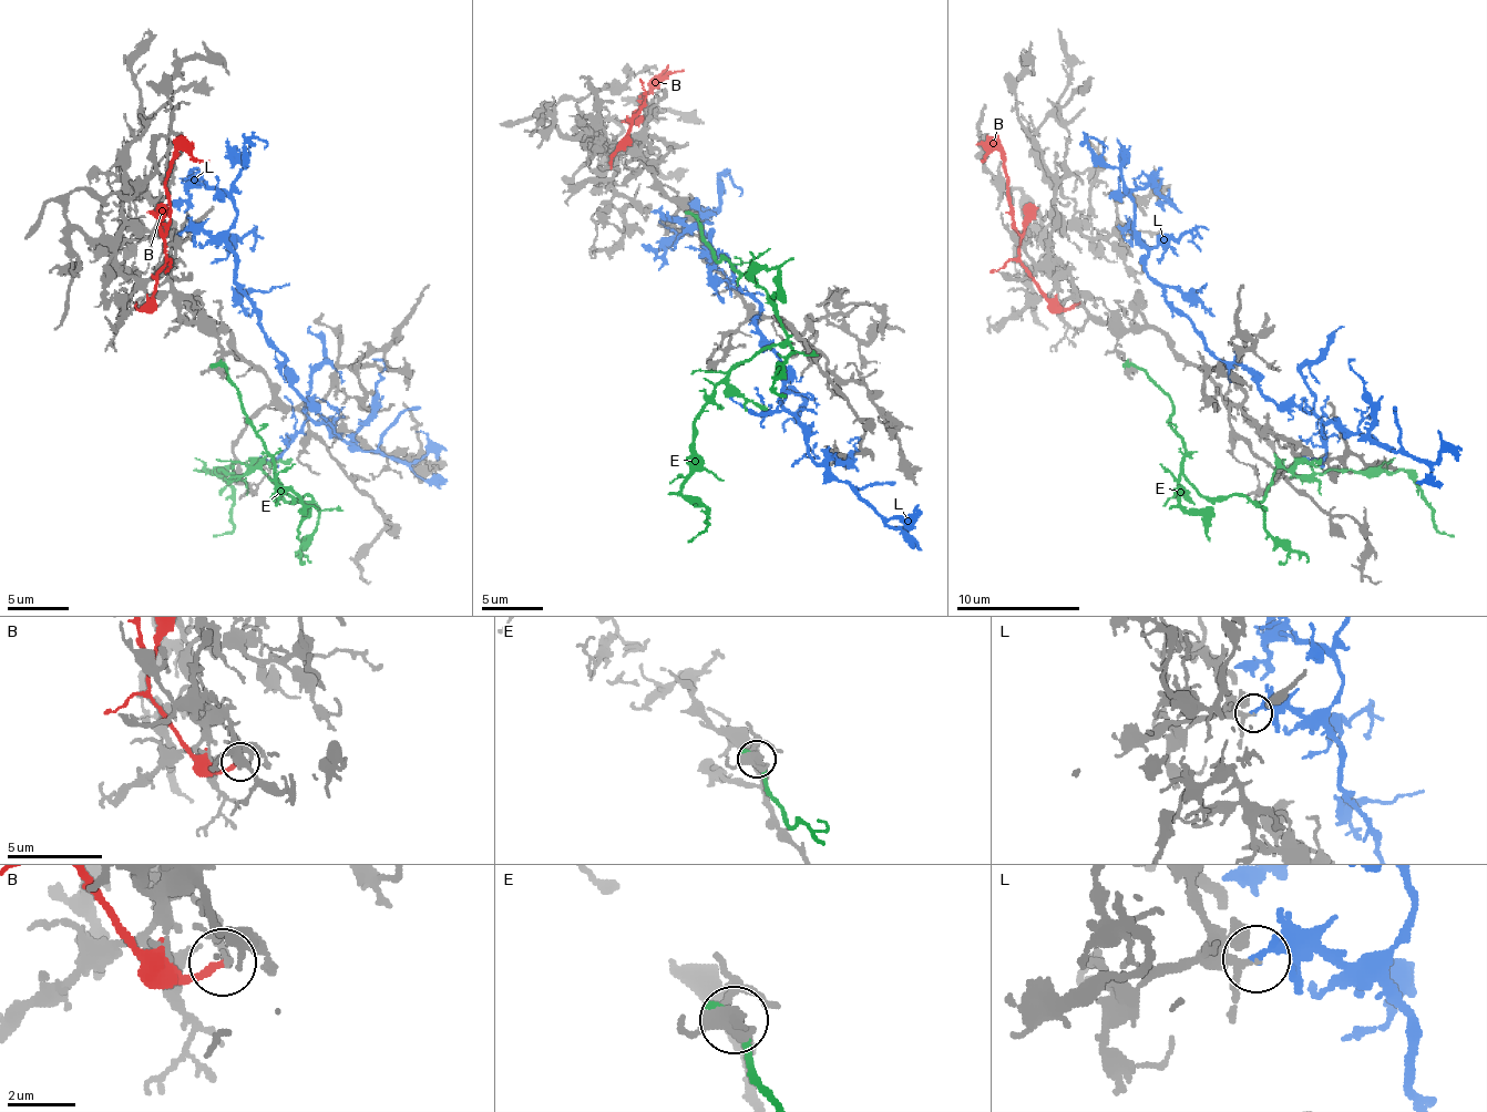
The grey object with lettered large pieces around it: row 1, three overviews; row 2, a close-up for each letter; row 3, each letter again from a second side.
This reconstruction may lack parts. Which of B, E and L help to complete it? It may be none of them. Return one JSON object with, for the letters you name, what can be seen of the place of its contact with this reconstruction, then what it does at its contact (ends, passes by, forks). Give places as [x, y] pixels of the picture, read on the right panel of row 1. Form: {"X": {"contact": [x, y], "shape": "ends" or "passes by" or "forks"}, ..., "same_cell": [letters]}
{"L": {"contact": [1123, 234], "shape": "ends"}, "same_cell": ["L"]}

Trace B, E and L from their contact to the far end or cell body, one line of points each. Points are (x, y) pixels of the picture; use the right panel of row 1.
B: (1079, 302), (1057, 306), (1042, 294), (1023, 266), (1005, 161), (995, 148), (980, 161)
E: (1128, 364), (1171, 401), (1183, 479), (1206, 497), (1258, 503), (1280, 470), (1403, 470), (1453, 537)
L: (1123, 235), (1131, 232), (1147, 253), (1147, 271), (1166, 299), (1268, 398), (1434, 463), (1443, 451), (1462, 451)

